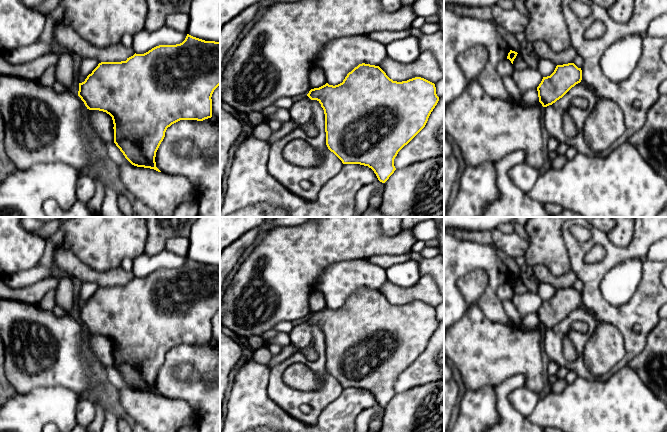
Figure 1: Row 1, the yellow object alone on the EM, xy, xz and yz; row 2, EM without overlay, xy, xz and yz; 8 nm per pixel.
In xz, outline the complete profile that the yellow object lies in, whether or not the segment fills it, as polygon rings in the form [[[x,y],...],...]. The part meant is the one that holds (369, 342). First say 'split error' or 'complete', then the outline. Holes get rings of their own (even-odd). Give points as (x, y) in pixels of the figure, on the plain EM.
complete | [[[359,288],[347,298],[338,309],[325,309],[309,315],[307,320],[317,324],[325,338],[326,369],[343,388],[368,390],[378,404],[385,407],[396,394],[394,383],[398,376],[407,369],[426,349],[428,342],[437,329],[439,321],[435,308],[421,301],[397,306],[390,303],[379,291]]]

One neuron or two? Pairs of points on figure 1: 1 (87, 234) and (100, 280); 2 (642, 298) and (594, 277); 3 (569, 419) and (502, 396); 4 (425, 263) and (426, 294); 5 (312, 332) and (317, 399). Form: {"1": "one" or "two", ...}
{"1": "two", "2": "one", "3": "two", "4": "two", "5": "one"}

